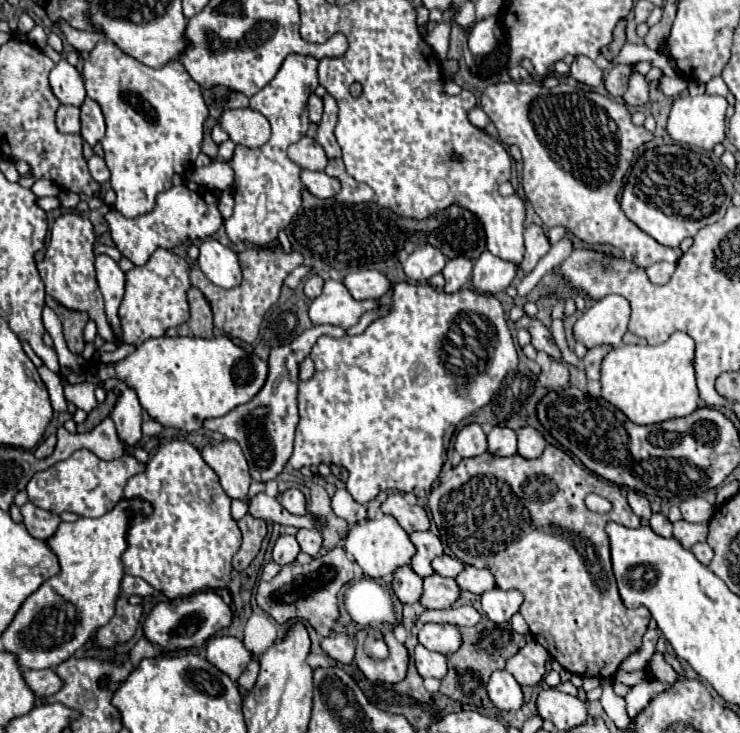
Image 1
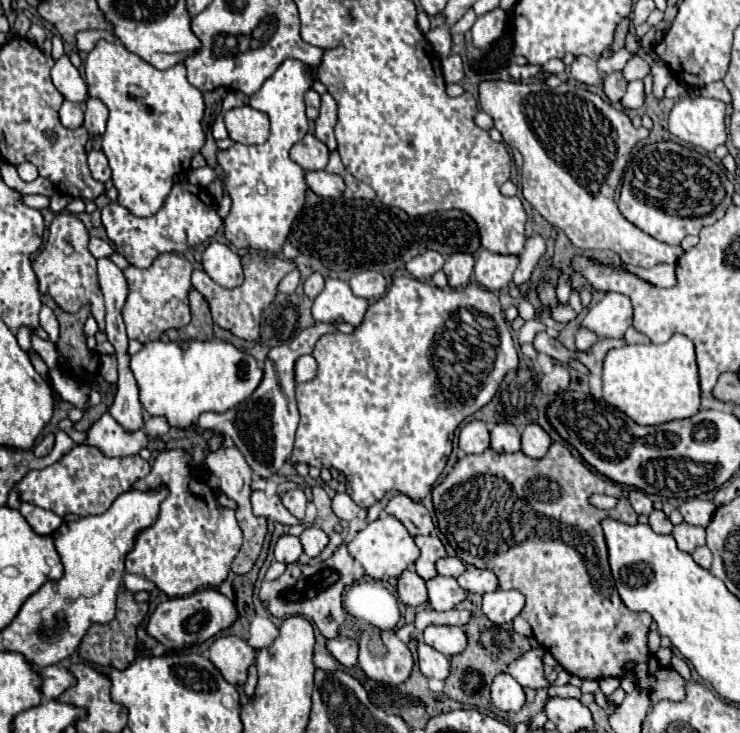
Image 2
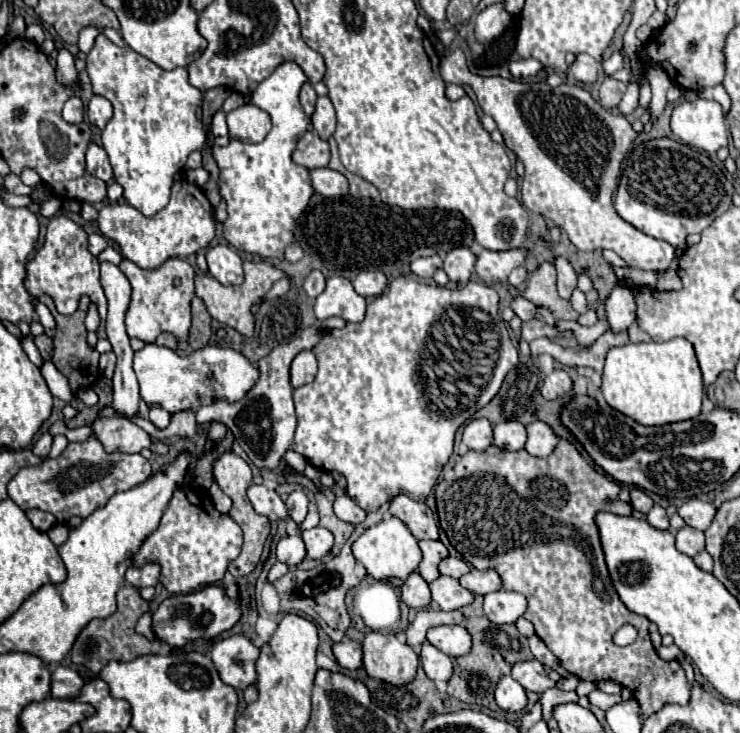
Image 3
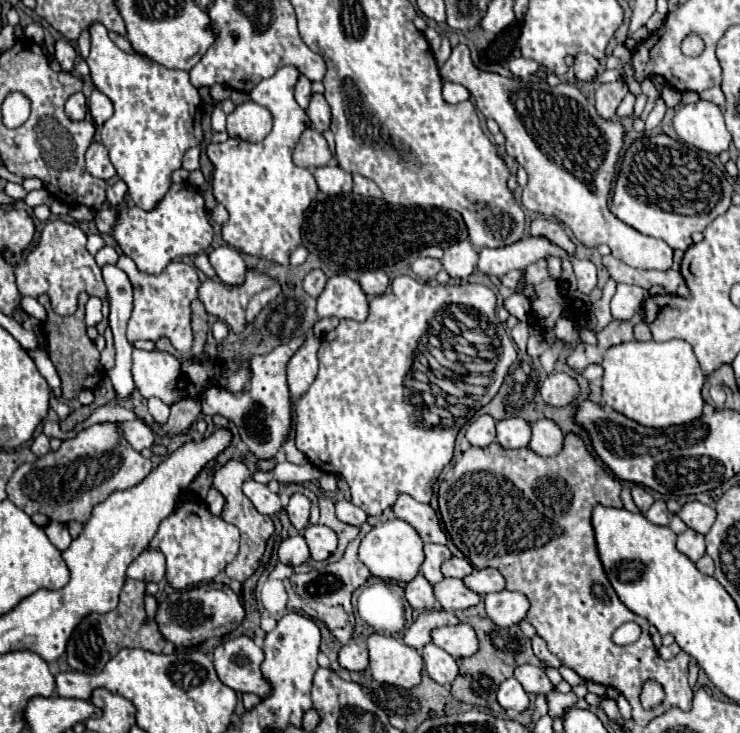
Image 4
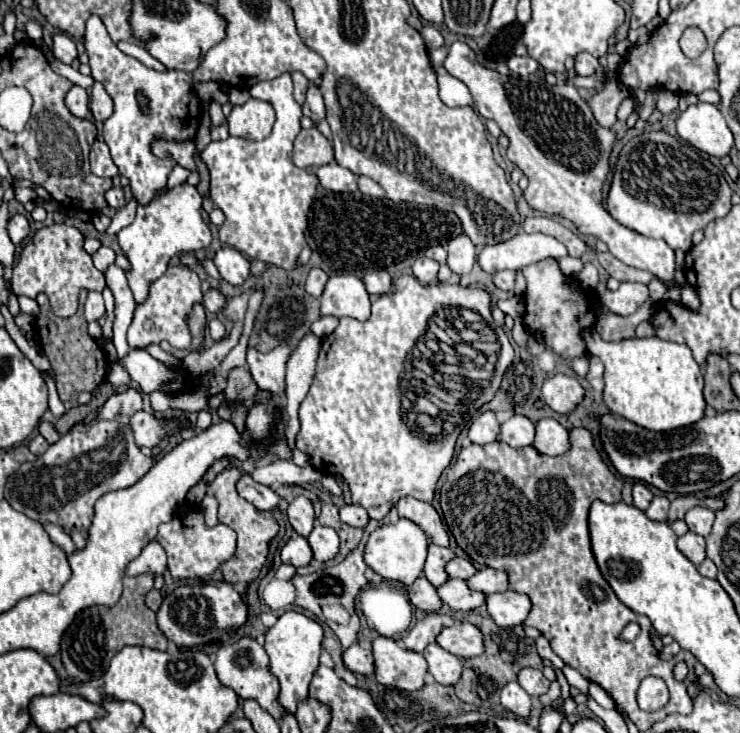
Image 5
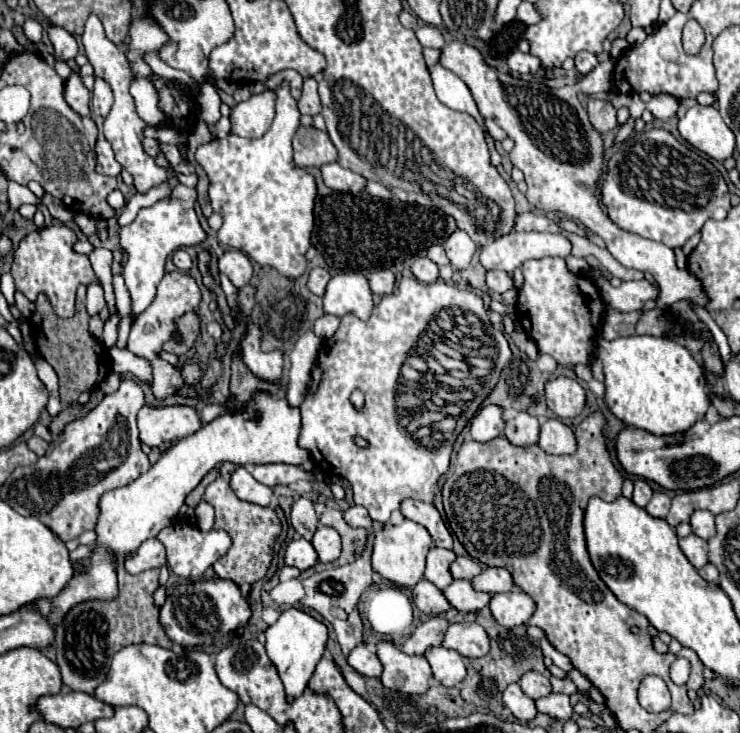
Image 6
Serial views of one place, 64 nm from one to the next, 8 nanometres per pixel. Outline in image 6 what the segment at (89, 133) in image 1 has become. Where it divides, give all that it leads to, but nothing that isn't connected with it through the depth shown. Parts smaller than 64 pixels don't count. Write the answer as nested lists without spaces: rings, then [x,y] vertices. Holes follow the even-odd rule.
[[[96,78],[94,90],[92,90],[92,110],[98,116],[106,116],[112,108],[112,102],[114,102],[114,94],[112,94],[108,82],[104,82],[102,78]]]

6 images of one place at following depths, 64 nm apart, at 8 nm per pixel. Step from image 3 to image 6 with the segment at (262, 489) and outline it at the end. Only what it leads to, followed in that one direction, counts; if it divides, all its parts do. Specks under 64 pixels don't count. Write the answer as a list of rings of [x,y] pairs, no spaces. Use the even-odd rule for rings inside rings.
[[[238,466],[232,472],[230,486],[232,486],[232,490],[236,492],[236,496],[240,500],[246,500],[246,502],[252,502],[252,504],[260,504],[260,506],[268,506],[270,504],[270,494],[272,494],[270,488],[260,484],[258,480],[254,480],[254,476],[244,466]]]

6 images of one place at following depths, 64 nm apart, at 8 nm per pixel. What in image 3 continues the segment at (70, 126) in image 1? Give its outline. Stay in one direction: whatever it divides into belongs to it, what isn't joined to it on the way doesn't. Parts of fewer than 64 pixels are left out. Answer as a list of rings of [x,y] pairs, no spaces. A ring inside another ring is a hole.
[[[72,96],[72,98],[64,104],[62,118],[64,118],[66,122],[70,122],[70,124],[84,122],[84,104],[82,104],[80,96]]]

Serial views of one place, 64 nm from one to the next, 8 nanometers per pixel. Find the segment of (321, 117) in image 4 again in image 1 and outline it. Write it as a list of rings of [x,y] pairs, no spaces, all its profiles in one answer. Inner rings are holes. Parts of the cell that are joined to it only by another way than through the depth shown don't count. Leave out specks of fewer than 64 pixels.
[[[326,94],[324,98],[324,112],[322,112],[322,120],[318,124],[318,134],[316,134],[316,140],[320,142],[320,146],[326,150],[328,158],[336,158],[340,156],[340,146],[334,138],[334,126],[336,126],[336,114],[338,114],[338,104],[336,100]]]

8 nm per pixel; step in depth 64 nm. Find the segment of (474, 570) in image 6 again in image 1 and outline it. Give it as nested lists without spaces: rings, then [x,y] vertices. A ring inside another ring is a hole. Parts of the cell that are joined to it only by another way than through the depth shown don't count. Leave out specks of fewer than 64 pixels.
[[[438,556],[434,562],[432,562],[432,568],[436,574],[440,576],[450,576],[450,578],[456,578],[456,574],[460,574],[460,570],[464,570],[464,564],[458,560],[458,558],[450,558],[450,556]]]

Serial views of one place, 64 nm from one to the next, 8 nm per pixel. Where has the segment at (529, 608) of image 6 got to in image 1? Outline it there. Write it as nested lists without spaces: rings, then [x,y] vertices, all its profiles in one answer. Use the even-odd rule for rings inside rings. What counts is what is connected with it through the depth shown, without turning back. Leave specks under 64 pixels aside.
[[[494,588],[482,594],[482,612],[496,624],[508,622],[522,606],[524,596],[518,590]]]

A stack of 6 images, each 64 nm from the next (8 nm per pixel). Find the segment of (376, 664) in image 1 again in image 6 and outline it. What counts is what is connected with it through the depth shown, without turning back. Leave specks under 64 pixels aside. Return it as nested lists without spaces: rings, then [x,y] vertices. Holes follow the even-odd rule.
[[[392,642],[378,644],[378,658],[384,666],[382,684],[402,694],[426,694],[432,668],[424,656],[408,656]]]

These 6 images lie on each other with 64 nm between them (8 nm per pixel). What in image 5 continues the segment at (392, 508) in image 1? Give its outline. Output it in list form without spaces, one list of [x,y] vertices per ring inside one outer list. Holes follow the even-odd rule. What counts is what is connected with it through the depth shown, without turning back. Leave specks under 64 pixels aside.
[[[406,496],[396,504],[396,510],[398,510],[400,518],[408,518],[414,524],[418,524],[426,532],[426,536],[430,538],[432,544],[450,546],[450,536],[432,504]]]

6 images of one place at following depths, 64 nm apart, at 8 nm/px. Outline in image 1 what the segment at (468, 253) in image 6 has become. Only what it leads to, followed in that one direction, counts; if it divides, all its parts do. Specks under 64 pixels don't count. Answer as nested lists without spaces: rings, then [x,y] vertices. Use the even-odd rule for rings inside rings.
[[[452,258],[446,262],[444,270],[442,270],[444,278],[446,278],[446,292],[456,292],[460,288],[464,288],[470,282],[470,274],[472,274],[472,260],[468,258]]]

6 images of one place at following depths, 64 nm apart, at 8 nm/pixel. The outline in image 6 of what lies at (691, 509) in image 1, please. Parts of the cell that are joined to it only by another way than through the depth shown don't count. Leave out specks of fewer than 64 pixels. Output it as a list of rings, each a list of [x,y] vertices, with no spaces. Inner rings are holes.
[[[696,510],[690,518],[690,526],[692,526],[694,534],[700,536],[702,540],[708,540],[708,538],[712,538],[712,534],[716,534],[714,514],[708,510]]]

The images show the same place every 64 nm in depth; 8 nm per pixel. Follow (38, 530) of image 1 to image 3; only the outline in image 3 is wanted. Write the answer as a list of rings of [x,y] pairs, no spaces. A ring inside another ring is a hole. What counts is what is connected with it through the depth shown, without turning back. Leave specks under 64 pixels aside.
[[[27,510],[26,515],[36,530],[46,532],[56,524],[56,518],[52,514],[40,510]]]

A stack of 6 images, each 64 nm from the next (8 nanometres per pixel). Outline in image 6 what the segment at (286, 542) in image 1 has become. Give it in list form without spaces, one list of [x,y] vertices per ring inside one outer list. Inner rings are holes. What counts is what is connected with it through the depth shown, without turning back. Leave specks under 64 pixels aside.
[[[300,538],[300,540],[292,540],[288,544],[288,548],[286,548],[286,564],[288,566],[294,566],[298,570],[308,570],[316,562],[318,562],[316,550],[308,540]]]

